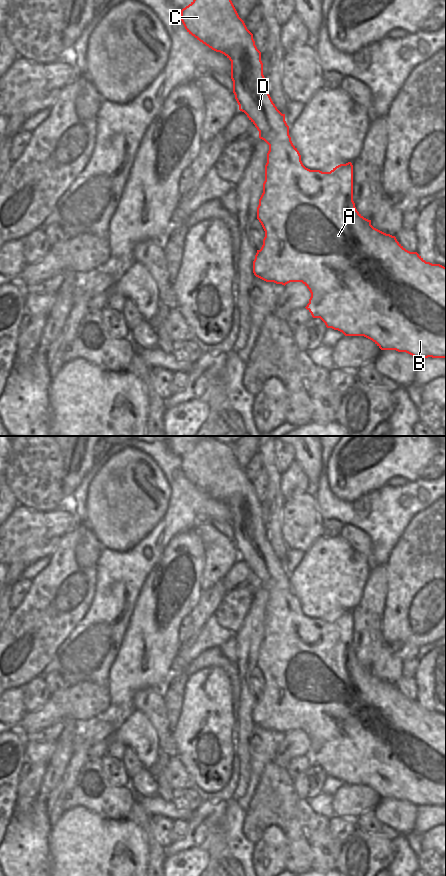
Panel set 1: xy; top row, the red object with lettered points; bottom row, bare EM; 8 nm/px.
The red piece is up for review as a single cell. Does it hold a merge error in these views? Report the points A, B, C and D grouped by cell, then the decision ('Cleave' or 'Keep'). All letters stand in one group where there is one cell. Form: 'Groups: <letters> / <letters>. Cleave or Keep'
Groups: A B C D. Keep

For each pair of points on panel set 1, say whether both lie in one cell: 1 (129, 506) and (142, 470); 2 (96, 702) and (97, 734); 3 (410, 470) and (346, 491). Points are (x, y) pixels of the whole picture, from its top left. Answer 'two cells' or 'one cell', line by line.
1: one cell
2: two cells
3: one cell

